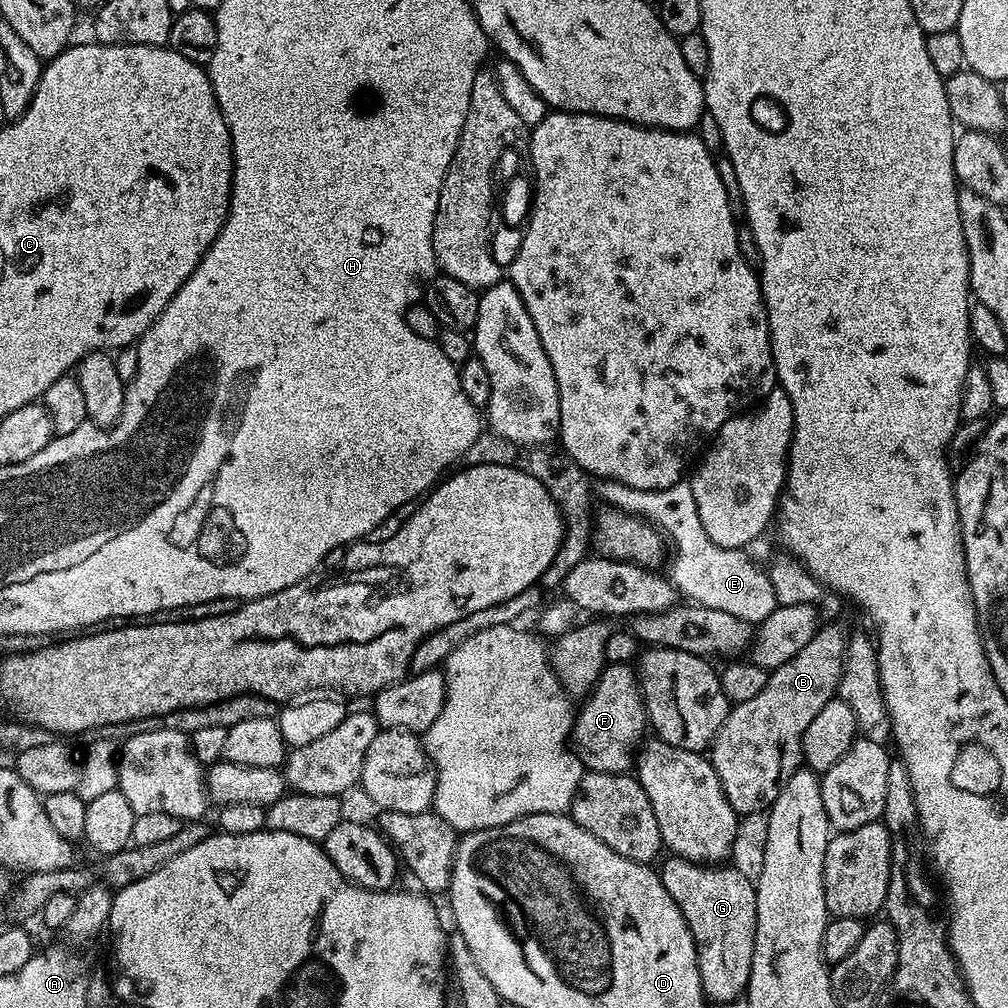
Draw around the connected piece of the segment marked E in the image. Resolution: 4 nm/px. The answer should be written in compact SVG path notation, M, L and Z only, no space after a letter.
M597 479L593 483L593 493L597 499L621 512L641 516L660 529L661 533L674 546L676 555L668 562L669 579L673 587L689 601L704 608L723 610L743 621L758 626L778 606L772 579L767 571L759 568L748 556L745 549L729 549L718 546L707 537L706 530L699 521L698 506L695 505L694 492L689 481L683 480L665 490L635 490L617 480Z

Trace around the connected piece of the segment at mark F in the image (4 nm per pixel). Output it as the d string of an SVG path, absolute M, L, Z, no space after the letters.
M608 664L600 674L600 681L588 693L584 704L579 705L574 716L574 751L585 769L593 772L627 773L633 767L638 749L649 731L648 711L644 705L644 693L640 690L641 677L632 664Z

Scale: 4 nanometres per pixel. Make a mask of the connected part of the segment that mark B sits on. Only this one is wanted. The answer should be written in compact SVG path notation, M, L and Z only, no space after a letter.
M821 623L814 638L803 650L798 650L790 662L782 662L782 666L769 671L766 686L762 686L762 691L755 698L729 707L726 722L710 745L710 759L730 806L741 817L752 816L755 812L767 813L778 798L782 786L786 786L788 779L801 767L800 743L806 734L806 726L810 726L818 710L822 710L822 706L826 706L826 702L837 695L844 673L844 655L848 652L849 639L849 633L844 633L842 625Z

